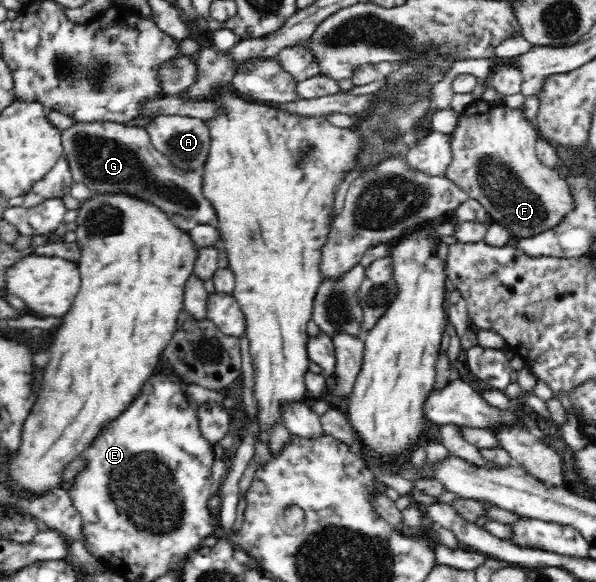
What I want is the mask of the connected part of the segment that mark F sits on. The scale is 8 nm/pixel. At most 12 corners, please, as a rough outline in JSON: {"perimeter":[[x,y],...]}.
{"perimeter":[[473,100],[444,176],[526,239],[575,209],[521,104]]}

